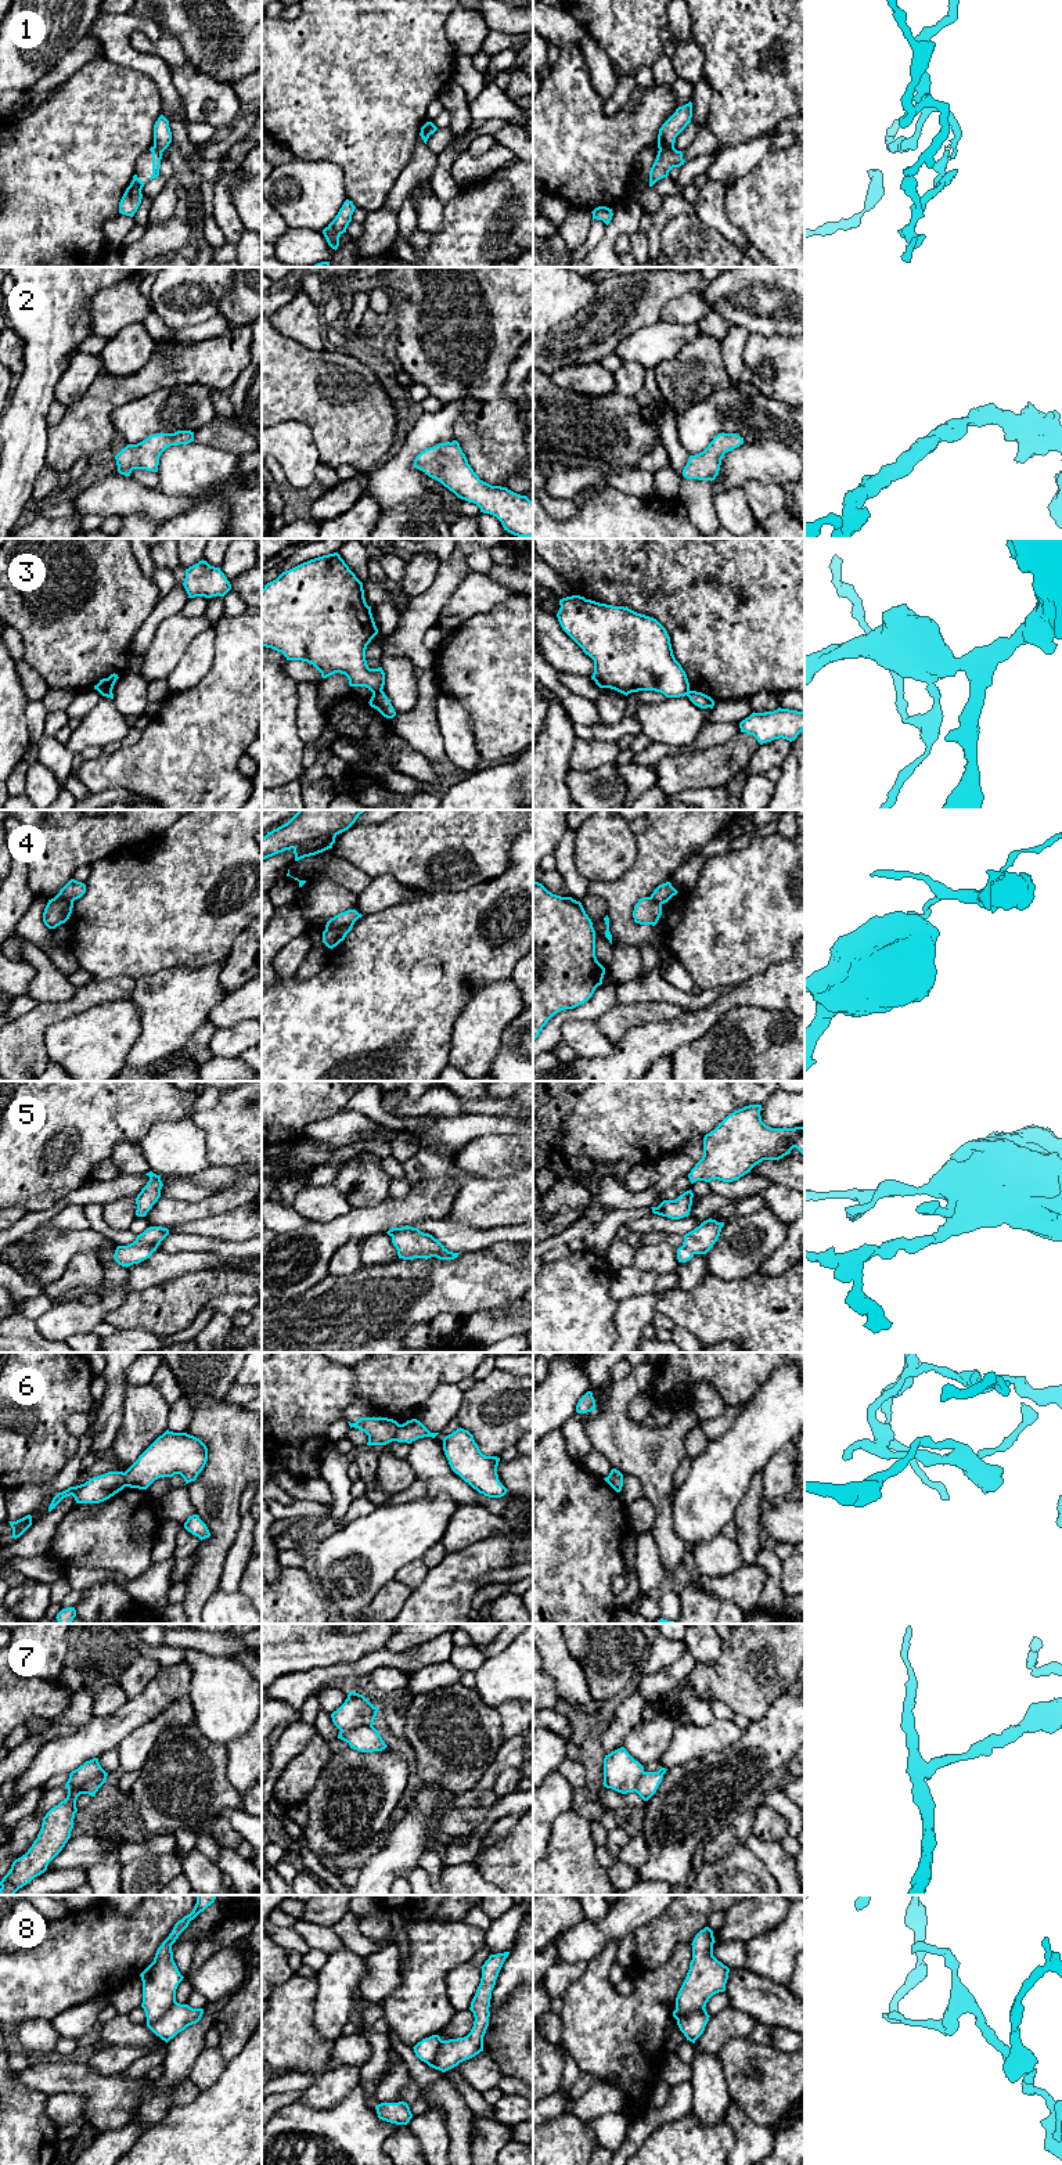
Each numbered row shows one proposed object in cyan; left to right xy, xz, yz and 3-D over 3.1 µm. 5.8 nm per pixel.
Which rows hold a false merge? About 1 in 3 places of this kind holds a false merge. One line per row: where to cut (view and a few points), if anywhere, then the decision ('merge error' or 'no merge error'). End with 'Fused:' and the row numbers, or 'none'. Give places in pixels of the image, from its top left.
1: yz (673, 146), (659, 150) | merge error
2: no cut | no merge error
3: xz (381, 690), (373, 694) | merge error
4: xz (353, 921), (326, 930) | merge error
5: no cut | no merge error
6: xz (399, 1425), (393, 1440) | merge error
7: xy (107, 1773), (89, 1780), (80, 1793) | merge error
8: xy (176, 2002), (157, 2020), (147, 2024) | merge error
Fused: 1, 3, 4, 6, 7, 8

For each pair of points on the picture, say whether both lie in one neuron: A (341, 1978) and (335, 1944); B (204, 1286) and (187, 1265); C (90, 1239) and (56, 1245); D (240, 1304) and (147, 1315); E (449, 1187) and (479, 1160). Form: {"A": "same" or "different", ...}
{"A": "different", "B": "different", "C": "same", "D": "different", "E": "different"}

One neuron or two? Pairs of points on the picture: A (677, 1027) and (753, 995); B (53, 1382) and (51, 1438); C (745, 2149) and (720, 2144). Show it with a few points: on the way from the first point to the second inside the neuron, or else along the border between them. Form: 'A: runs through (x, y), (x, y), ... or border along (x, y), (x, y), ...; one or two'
A: runs through (697, 1023), (713, 1013), (726, 1001), (734, 998); one
B: runs through (51, 1396), (51, 1425); one
C: border along (726, 2120), (734, 2136), (731, 2150); two

